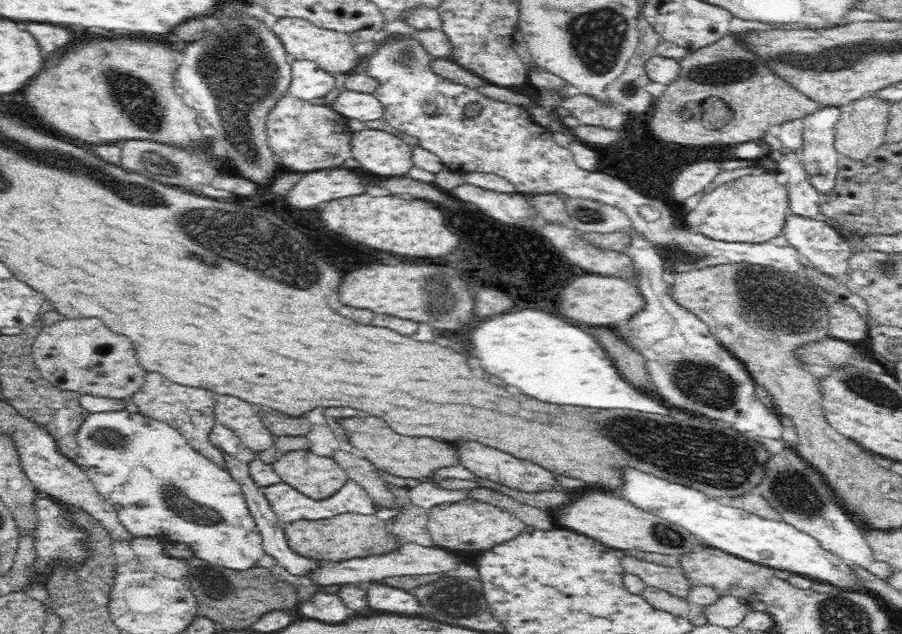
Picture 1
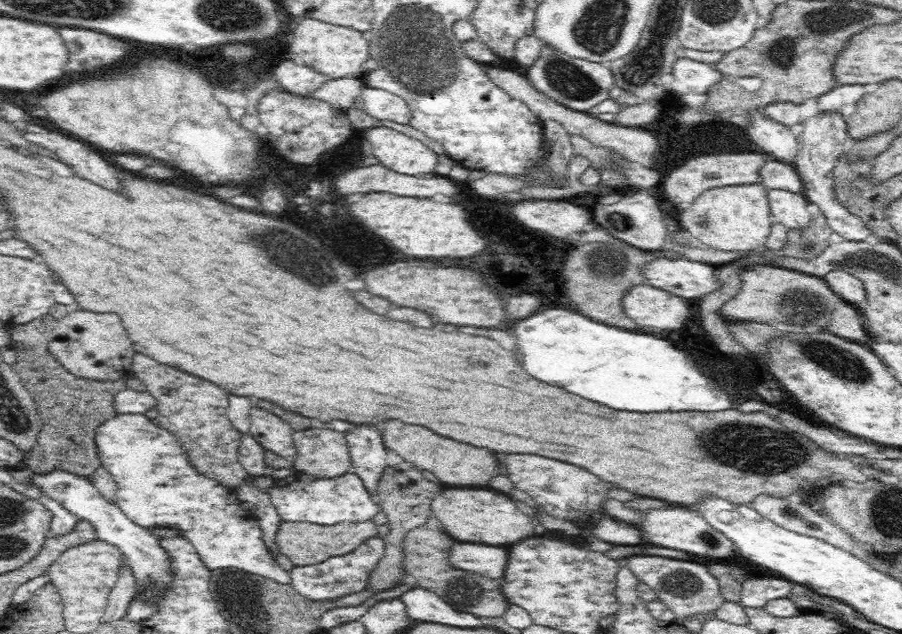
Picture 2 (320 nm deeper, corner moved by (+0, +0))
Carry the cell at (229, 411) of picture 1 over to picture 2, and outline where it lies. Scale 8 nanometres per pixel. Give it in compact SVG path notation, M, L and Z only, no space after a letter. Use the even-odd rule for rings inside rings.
M252 407L249 410L250 432L265 450L292 459L295 455L293 448L293 430L279 416L264 412L264 409Z

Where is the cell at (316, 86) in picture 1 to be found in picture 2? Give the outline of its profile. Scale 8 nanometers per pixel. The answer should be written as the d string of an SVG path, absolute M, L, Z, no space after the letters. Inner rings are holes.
M296 59L282 60L273 70L273 79L282 85L284 91L308 97L327 82L328 77L312 66L299 63Z

